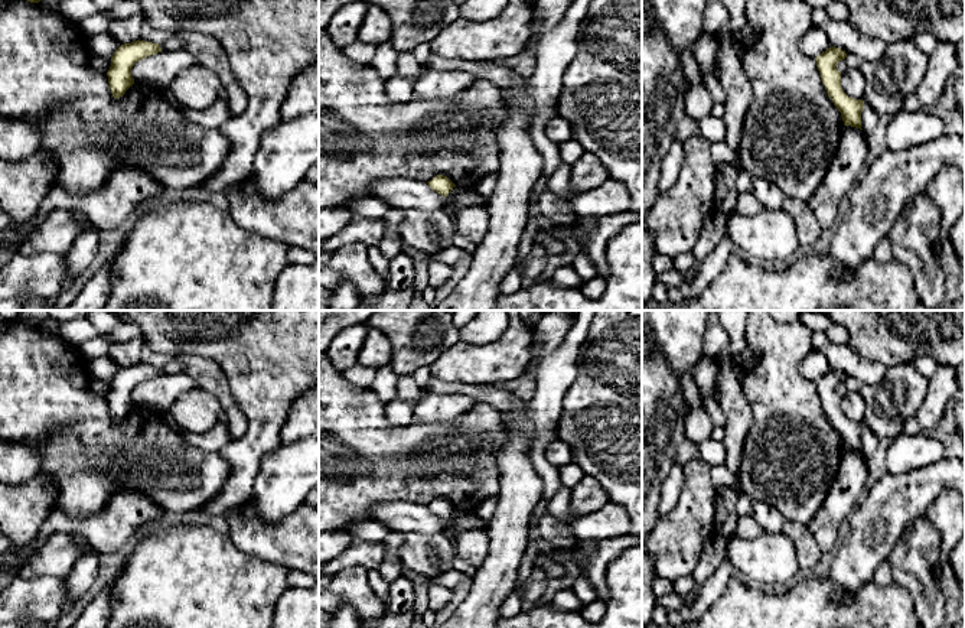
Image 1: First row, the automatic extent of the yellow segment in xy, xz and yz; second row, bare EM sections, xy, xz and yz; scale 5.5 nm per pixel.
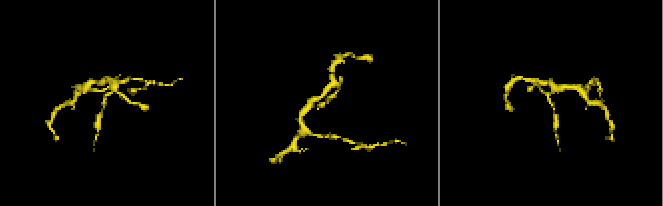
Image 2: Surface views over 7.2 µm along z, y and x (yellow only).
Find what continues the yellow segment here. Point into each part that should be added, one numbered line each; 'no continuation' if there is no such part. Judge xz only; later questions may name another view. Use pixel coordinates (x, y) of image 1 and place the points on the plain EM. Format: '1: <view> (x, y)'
no continuation

